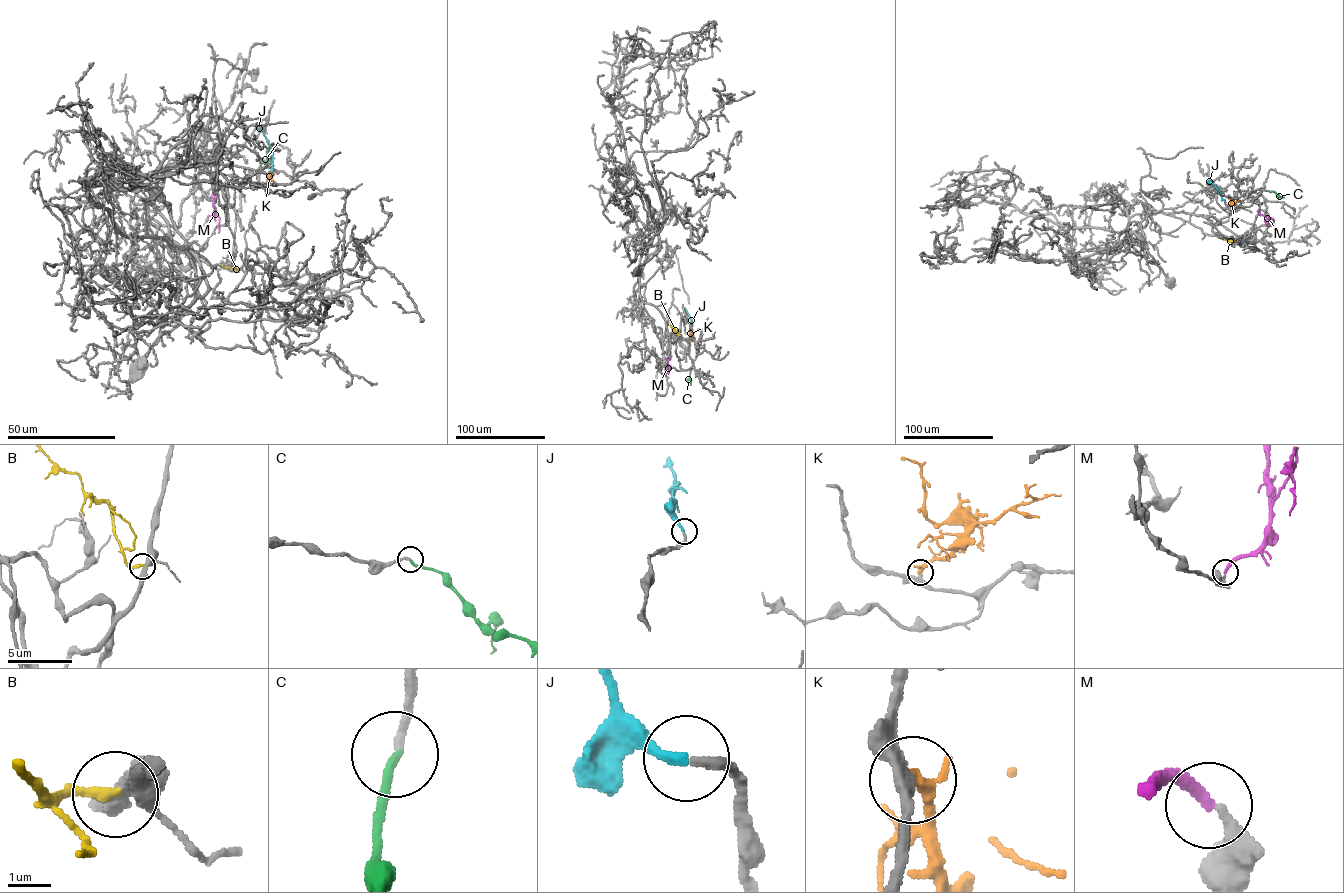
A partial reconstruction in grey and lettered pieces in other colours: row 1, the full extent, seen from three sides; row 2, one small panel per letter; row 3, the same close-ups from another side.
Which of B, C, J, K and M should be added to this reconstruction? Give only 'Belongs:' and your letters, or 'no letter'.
Belongs: C, J

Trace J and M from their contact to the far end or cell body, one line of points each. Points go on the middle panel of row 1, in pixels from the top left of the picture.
J: (692, 324), (685, 308)
M: (665, 374), (669, 358)

